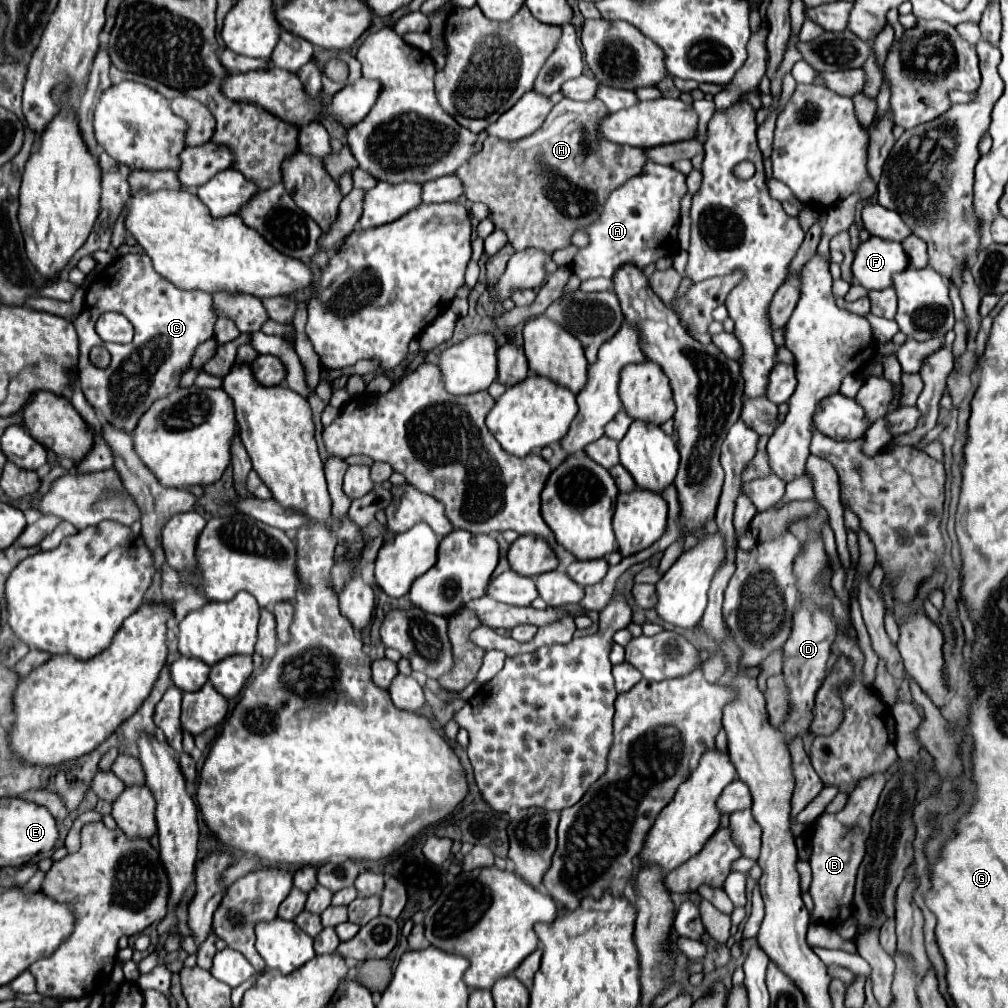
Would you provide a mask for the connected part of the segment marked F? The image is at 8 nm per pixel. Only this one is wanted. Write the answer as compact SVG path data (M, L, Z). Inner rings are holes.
M869 237L855 251L853 275L865 289L887 289L893 285L893 275L907 267L907 255L897 241Z

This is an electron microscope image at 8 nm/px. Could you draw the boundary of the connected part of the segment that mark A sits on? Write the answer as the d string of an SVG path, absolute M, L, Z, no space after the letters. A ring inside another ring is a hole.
M645 163L643 171L637 177L631 177L609 195L597 221L587 225L585 233L589 235L589 245L577 251L571 263L571 271L581 281L593 277L611 279L623 265L645 269L647 265L655 263L659 259L653 257L655 249L677 249L679 201L685 193L687 185L681 171L657 163Z

